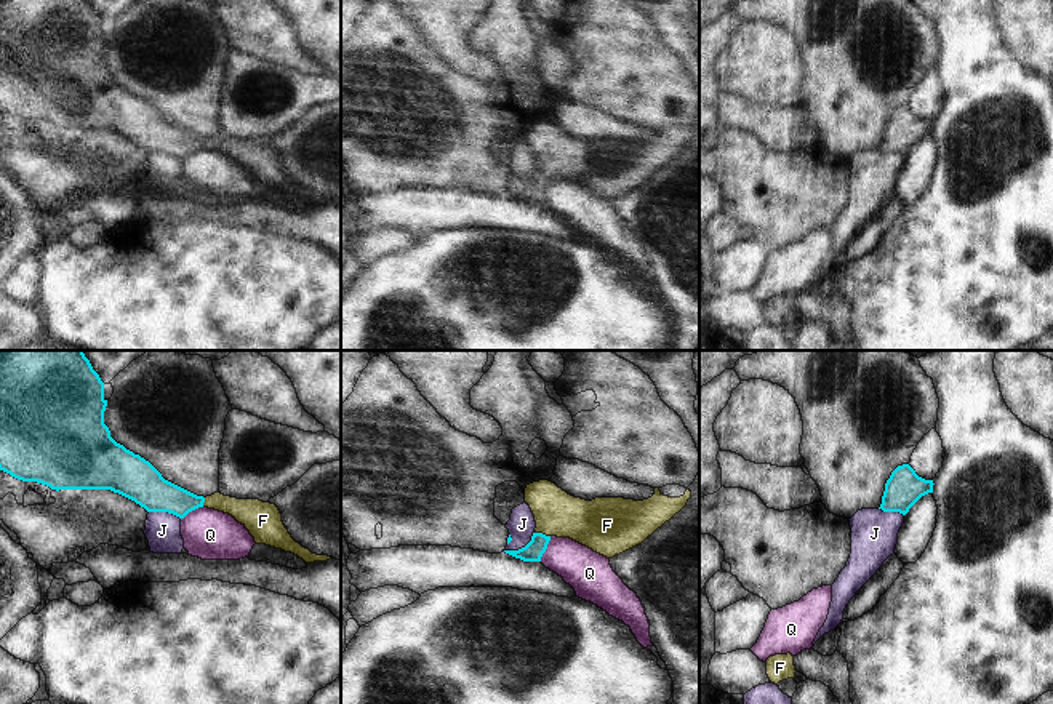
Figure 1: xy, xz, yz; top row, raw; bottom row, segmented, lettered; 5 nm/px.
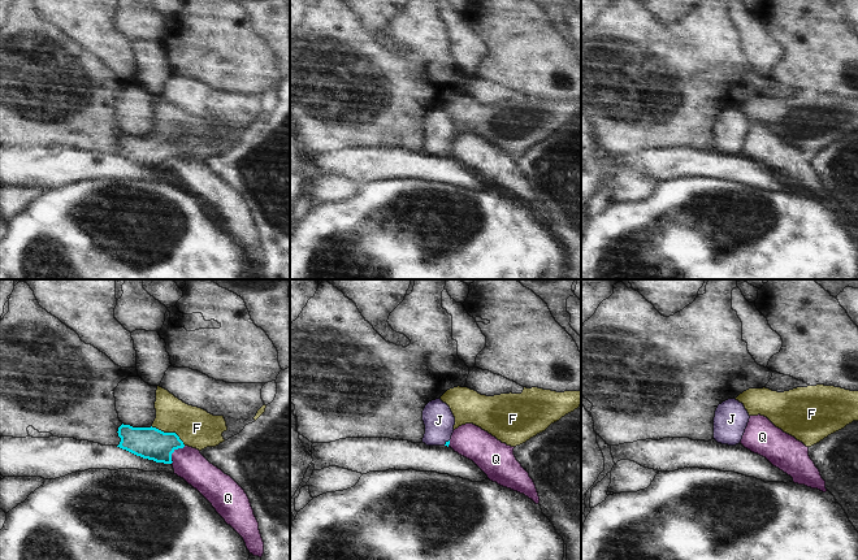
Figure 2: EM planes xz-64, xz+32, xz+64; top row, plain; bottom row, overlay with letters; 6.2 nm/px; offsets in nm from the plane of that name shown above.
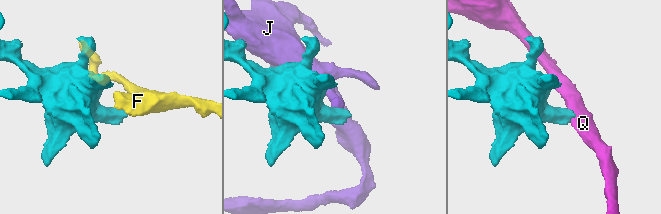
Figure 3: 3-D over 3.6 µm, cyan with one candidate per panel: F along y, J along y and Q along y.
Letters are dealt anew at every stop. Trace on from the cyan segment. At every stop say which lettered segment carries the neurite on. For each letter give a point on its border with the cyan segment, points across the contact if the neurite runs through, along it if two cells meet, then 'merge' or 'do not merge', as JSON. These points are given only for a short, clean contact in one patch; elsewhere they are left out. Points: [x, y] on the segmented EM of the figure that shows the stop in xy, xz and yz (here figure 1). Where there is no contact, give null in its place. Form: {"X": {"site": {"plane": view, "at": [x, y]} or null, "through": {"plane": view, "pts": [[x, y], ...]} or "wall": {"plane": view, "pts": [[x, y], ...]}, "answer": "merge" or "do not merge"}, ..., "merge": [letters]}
{"F": {"site": {"plane": "xz", "at": [541, 533]}, "through": {"plane": "xz", "pts": [[533, 551], [541, 533], [556, 512]]}, "answer": "merge"}, "J": {"site": {"plane": "xz", "at": [522, 548]}, "wall": {"plane": "xz", "pts": [[535, 532], [524, 546], [504, 551]]}, "answer": "do not merge"}, "Q": {"site": {"plane": "xz", "at": [546, 548]}, "wall": {"plane": "xz", "pts": [[551, 536], [540, 560]]}, "answer": "do not merge"}, "merge": ["F"]}

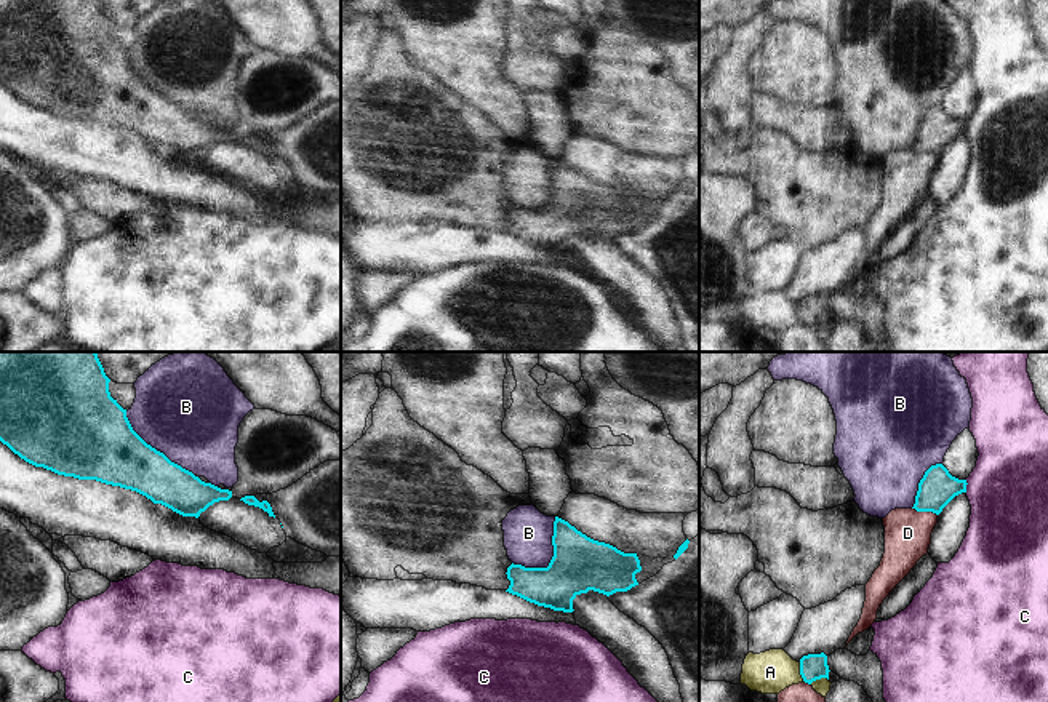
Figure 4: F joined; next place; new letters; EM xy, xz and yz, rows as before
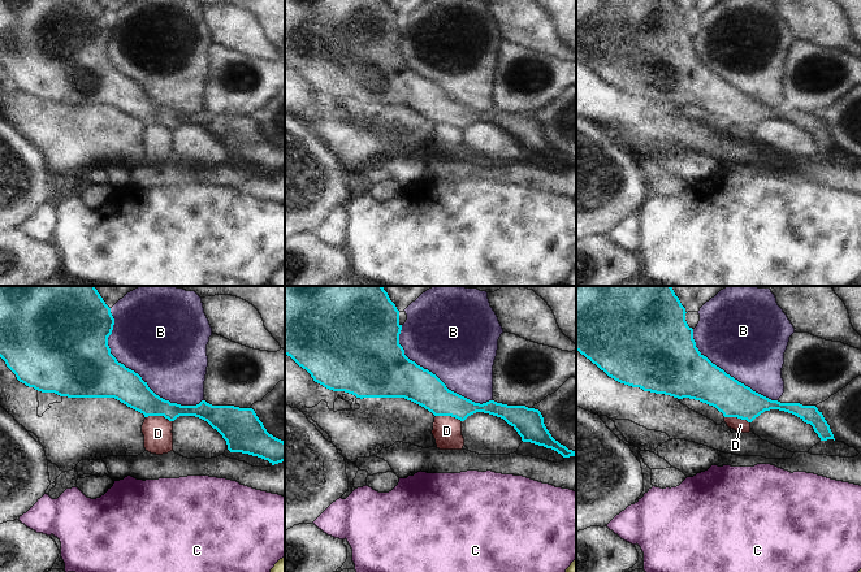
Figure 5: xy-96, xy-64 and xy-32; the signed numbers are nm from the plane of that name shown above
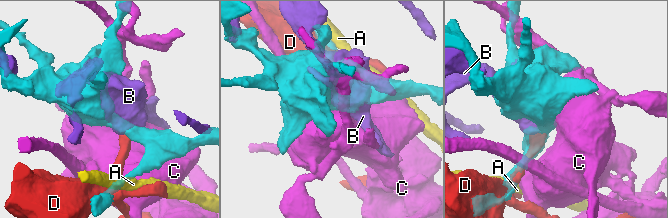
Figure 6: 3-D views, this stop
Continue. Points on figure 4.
{"A": {"site": {"plane": "yz", "at": [800, 672]}, "wall": {"plane": "yz", "pts": [[799, 662], [799, 672], [805, 682]]}, "answer": "do not merge"}, "B": {"site": {"plane": "xz", "at": [552, 558]}, "answer": "do not merge"}, "C": {"site": {"plane": "yz", "at": [965, 486]}, "wall": {"plane": "yz", "pts": [[965, 480], [967, 491]]}, "answer": "do not merge"}, "D": {"site": {"plane": "yz", "at": [925, 510]}, "answer": "do not merge"}, "merge": []}

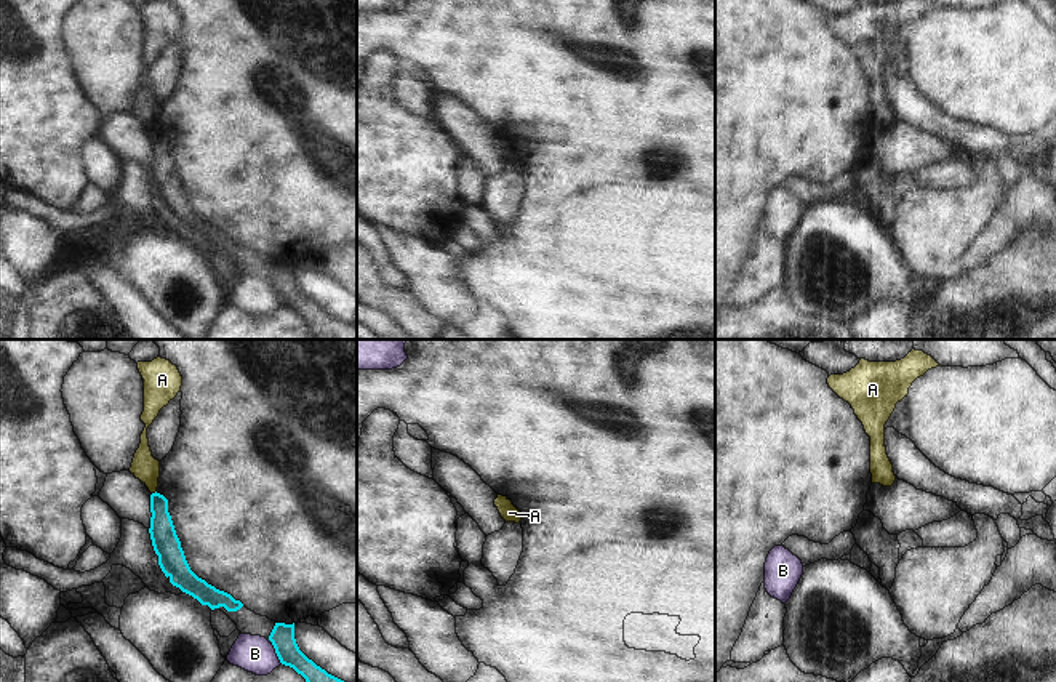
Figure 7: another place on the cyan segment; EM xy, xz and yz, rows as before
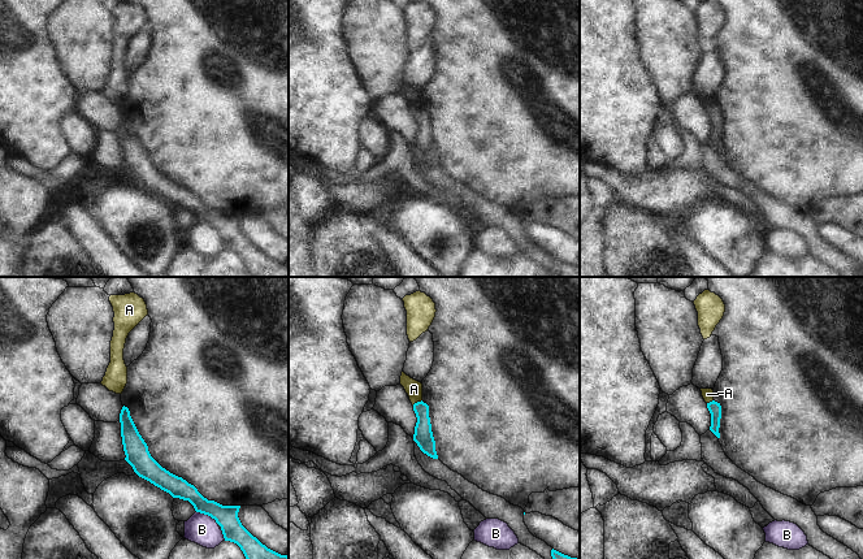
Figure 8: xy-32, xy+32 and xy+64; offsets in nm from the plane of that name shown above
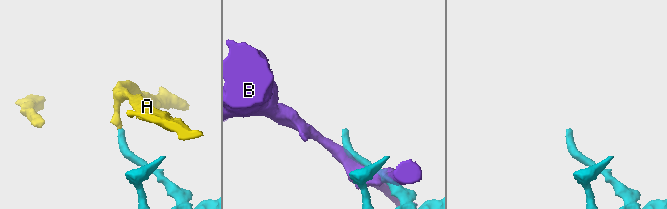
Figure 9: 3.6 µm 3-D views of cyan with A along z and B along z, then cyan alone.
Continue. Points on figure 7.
{"A": {"site": {"plane": "xy", "at": [156, 492]}, "wall": {"plane": "xy", "pts": [[156, 490], [152, 493]]}, "answer": "do not merge"}, "B": {"site": {"plane": "xy", "at": [276, 652]}, "wall": {"plane": "xy", "pts": [[271, 644], [282, 663]]}, "answer": "do not merge"}, "merge": []}

